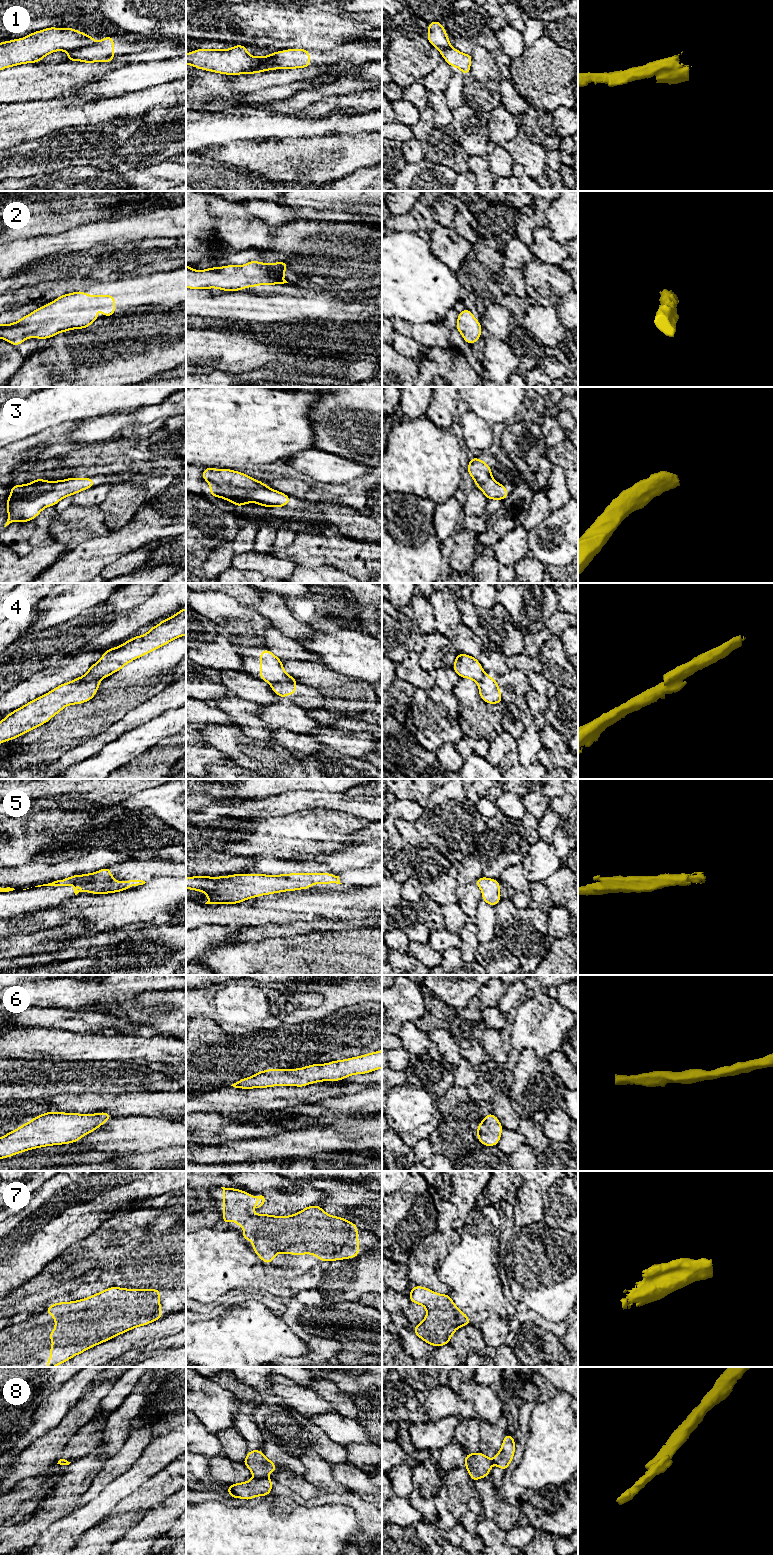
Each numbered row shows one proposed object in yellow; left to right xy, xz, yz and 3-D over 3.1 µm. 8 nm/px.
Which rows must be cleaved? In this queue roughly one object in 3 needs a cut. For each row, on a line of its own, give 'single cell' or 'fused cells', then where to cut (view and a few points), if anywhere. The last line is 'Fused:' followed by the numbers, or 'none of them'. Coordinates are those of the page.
1: fused cells | xz (271, 55), (268, 61), (260, 63), (247, 72)
2: single cell | no cut
3: single cell | no cut
4: fused cells | xz (270, 681), (296, 683)
5: single cell | no cut
6: single cell | no cut
7: single cell | no cut
8: fused cells | xz (255, 1476), (262, 1477)
Fused: 1, 4, 8

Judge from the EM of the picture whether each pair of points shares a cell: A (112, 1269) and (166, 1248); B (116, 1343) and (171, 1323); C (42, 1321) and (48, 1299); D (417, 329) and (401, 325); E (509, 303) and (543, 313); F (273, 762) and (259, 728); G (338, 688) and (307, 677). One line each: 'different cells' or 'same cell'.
A: same cell
B: same cell
C: different cells
D: same cell
E: different cells
F: different cells
G: same cell

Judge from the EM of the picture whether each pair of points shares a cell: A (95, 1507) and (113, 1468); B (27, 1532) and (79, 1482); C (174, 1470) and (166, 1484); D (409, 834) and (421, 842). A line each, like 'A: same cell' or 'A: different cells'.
A: different cells
B: same cell
C: same cell
D: same cell

